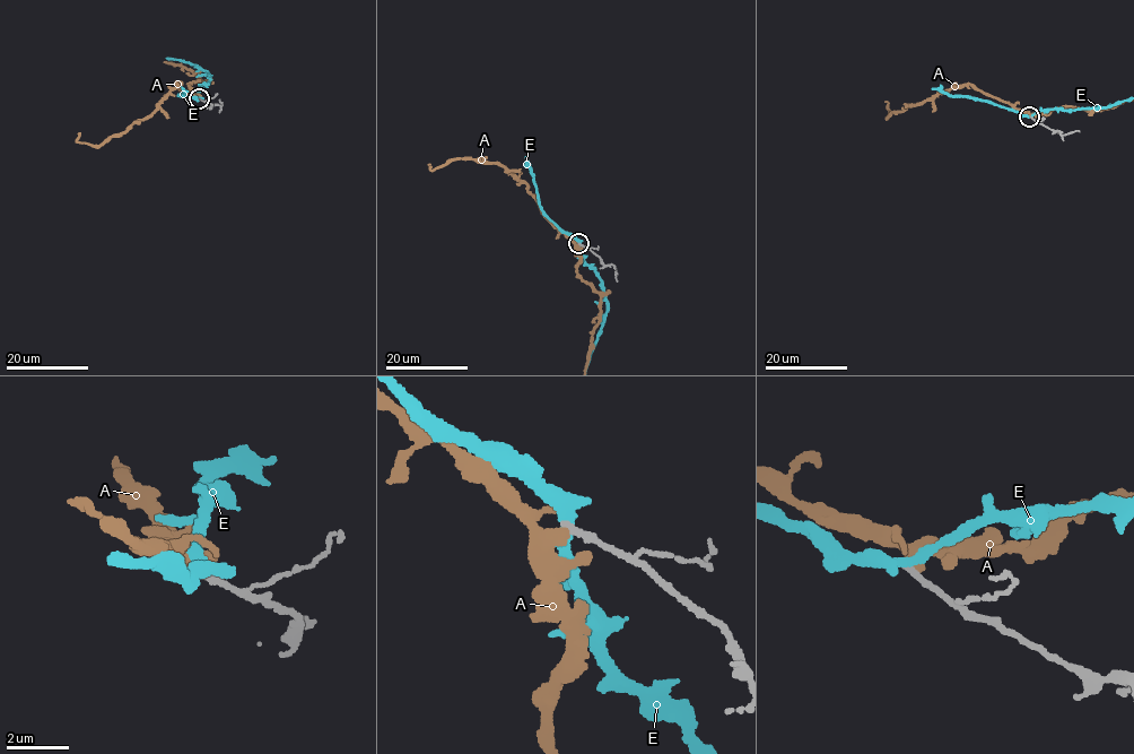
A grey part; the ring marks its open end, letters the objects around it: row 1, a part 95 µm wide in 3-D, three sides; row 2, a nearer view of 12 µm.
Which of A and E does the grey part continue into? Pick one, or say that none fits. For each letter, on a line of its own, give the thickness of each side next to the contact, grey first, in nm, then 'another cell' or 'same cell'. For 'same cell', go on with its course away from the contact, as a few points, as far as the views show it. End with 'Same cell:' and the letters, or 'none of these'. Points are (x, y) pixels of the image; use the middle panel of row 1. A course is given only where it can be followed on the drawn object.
A: 240/400 nm | another cell
E: 220/400 nm | another cell
Same cell: none of these

